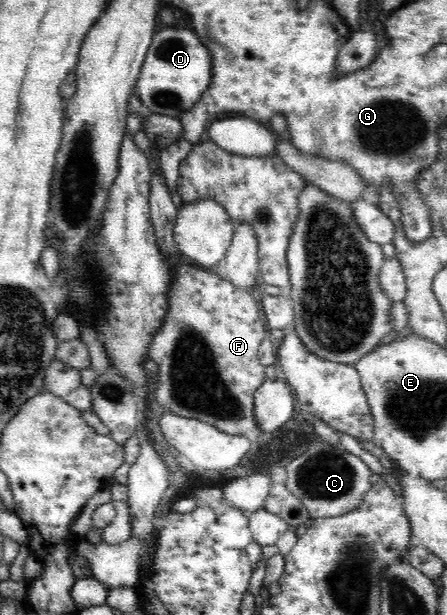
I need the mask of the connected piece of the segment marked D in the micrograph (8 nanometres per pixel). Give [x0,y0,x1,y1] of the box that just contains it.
[134,25,212,120]

